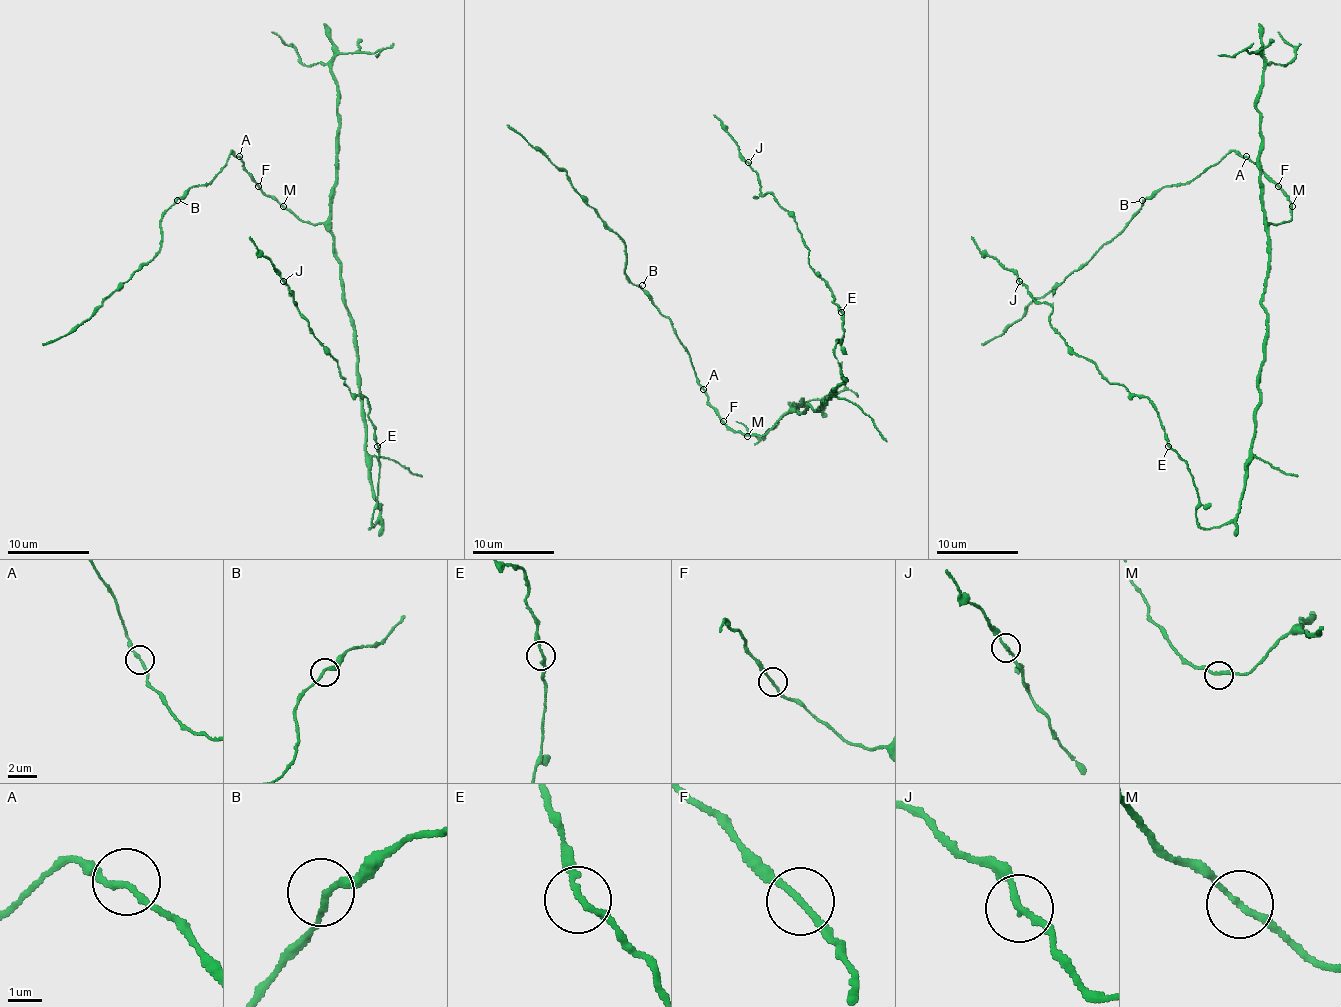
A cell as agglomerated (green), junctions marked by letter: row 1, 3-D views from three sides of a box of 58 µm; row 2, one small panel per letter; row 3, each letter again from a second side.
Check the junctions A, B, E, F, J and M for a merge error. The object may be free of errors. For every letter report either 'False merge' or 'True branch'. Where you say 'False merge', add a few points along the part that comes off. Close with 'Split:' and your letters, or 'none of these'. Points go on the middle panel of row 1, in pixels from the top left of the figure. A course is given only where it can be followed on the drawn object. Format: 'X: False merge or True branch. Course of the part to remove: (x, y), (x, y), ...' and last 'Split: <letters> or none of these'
A: True branch
B: True branch
E: True branch
F: True branch
J: True branch
M: True branch
Split: none of these

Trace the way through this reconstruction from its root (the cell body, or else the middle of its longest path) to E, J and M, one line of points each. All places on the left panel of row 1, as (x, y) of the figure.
E: (356, 341), (368, 477), (379, 508), (379, 518), (370, 528), (379, 485), (377, 446)
J: (356, 341), (368, 477), (379, 508), (370, 528), (379, 446), (368, 402), (344, 383), (283, 282)
M: (356, 341), (354, 320), (344, 298), (340, 259), (334, 253), (334, 237), (322, 225), (303, 222), (283, 206)

